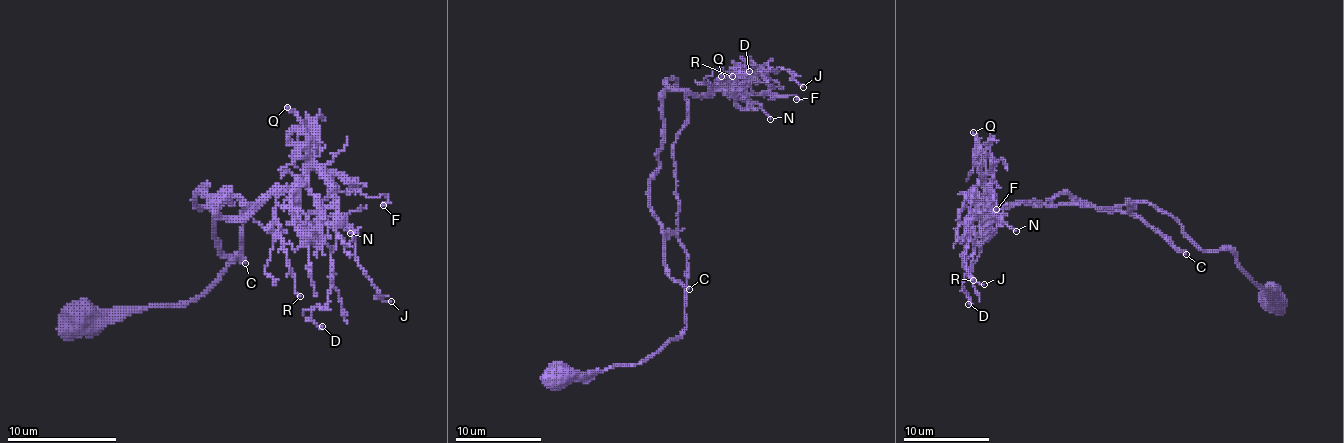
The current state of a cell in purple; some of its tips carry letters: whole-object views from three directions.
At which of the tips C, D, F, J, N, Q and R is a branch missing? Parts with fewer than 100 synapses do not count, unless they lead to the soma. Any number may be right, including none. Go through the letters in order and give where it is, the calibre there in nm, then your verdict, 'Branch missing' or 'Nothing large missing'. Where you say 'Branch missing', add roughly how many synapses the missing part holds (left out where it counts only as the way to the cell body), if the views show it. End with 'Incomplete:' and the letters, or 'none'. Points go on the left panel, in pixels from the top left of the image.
C: Place: (245, 263). Thickness 240 nm. Branch missing. Roughly 100 synapses
D: Place: (322, 326). Thickness 130 nm. Nothing large missing
F: Place: (383, 205). Thickness 140 nm. Nothing large missing
J: Place: (391, 301). Thickness 100 nm. Nothing large missing
N: Place: (350, 233). Thickness 150 nm. Nothing large missing
Q: Place: (287, 107). Thickness 130 nm. Nothing large missing
R: Place: (300, 296). Thickness 70 nm. Nothing large missing
Incomplete: C

